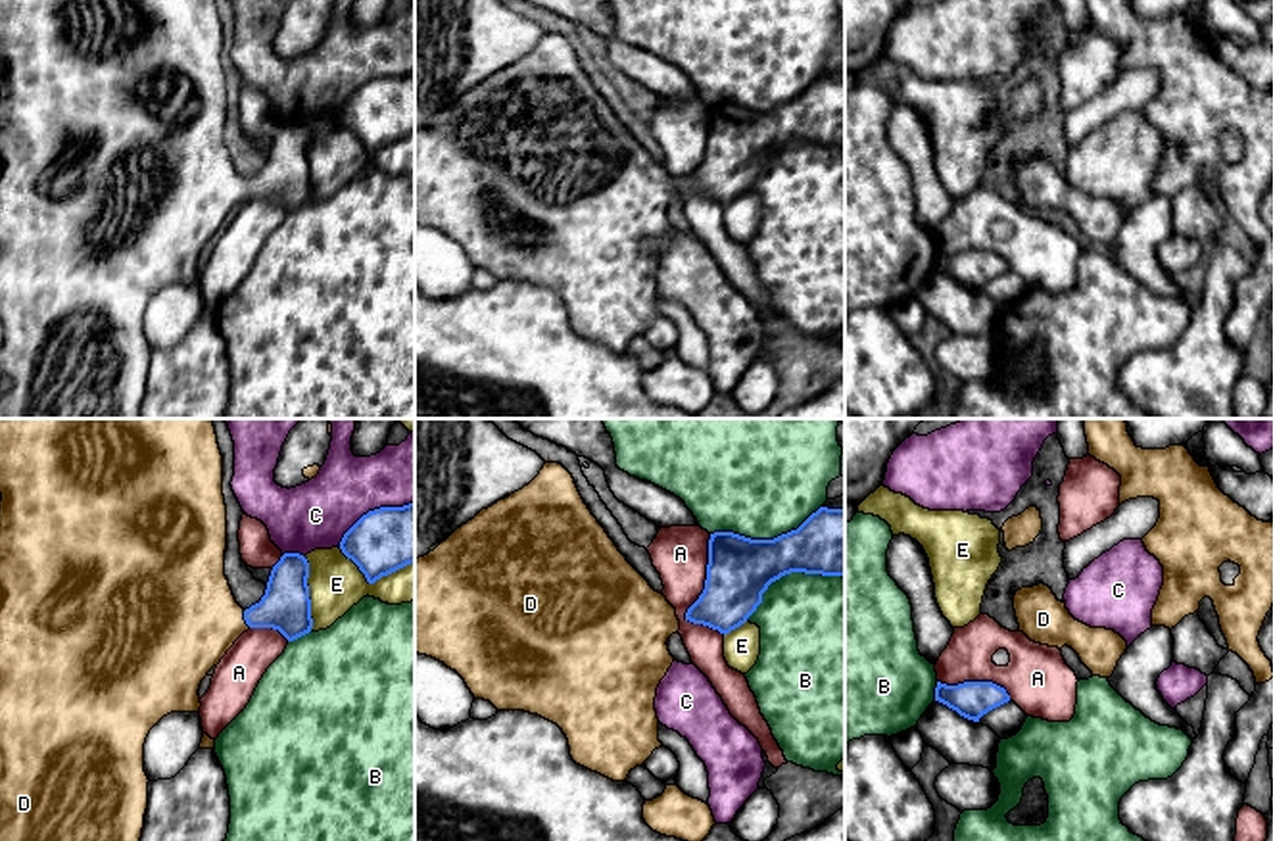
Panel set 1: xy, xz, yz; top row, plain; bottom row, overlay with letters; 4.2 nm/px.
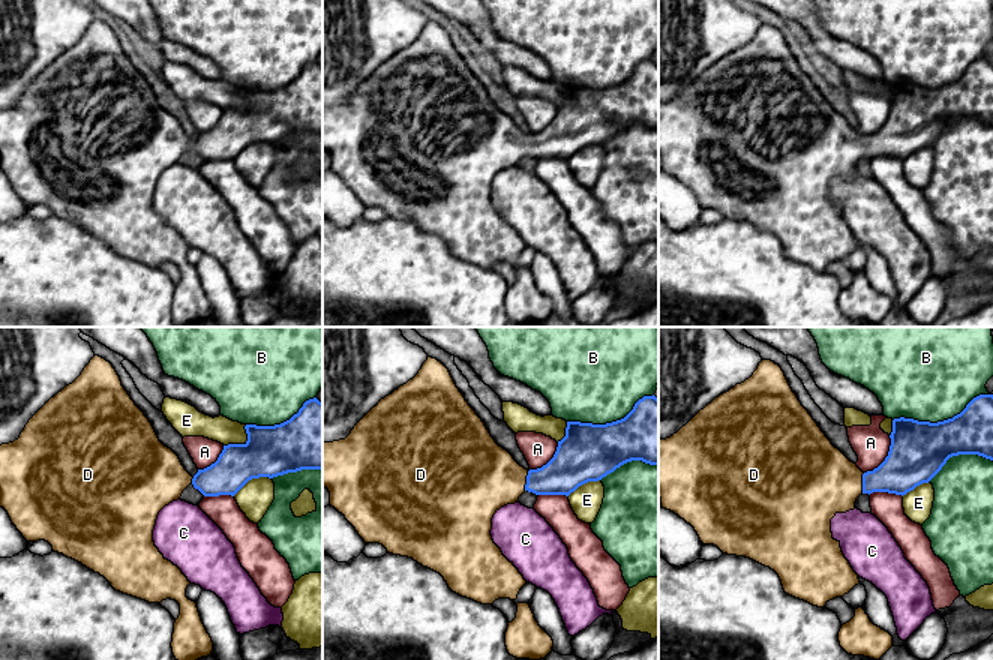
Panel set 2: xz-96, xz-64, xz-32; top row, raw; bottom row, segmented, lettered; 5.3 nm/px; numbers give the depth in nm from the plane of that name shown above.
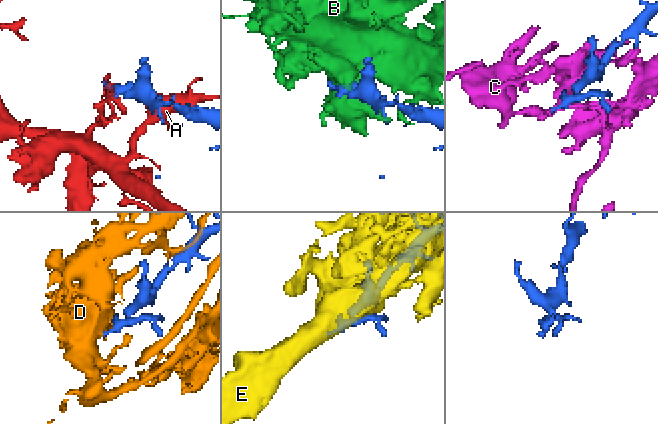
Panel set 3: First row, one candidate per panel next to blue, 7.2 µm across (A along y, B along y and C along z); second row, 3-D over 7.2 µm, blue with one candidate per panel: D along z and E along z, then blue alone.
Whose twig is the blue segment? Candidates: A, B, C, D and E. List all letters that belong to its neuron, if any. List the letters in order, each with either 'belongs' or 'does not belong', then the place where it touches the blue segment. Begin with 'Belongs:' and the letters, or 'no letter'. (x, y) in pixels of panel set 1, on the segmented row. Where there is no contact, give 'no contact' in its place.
Belongs: D
A: does not belong; contact xz (699, 596)
B: does not belong; contact xz (788, 573)
C: does not belong; contact xy (375, 509)
D: belongs; contact xy (244, 619)
E: does not belong; contact xy (375, 580)

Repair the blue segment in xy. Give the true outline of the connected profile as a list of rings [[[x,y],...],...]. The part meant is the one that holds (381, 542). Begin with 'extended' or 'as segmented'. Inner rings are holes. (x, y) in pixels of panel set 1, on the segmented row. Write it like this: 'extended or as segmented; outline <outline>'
as segmented; outline [[[415,501],[369,511],[344,534],[340,549],[369,584],[415,563]]]

